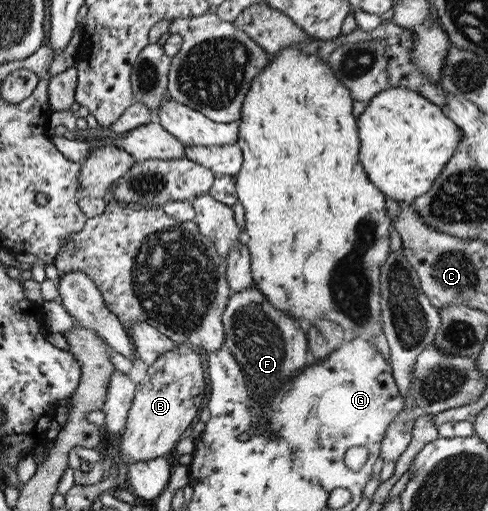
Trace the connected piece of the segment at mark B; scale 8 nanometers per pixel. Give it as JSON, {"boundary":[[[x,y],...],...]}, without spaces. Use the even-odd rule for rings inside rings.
{"boundary":[[[188,343],[174,344],[147,368],[145,376],[136,385],[126,424],[120,433],[121,440],[115,441],[120,459],[117,464],[121,471],[125,472],[126,465],[131,462],[145,461],[174,452],[173,446],[180,441],[181,433],[191,425],[203,401],[205,377],[202,355]]]}

